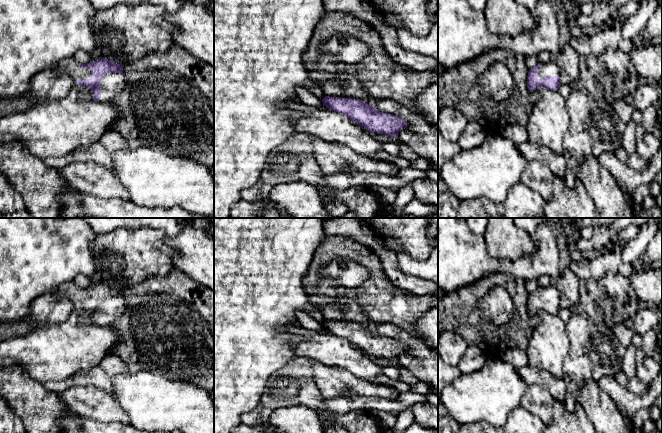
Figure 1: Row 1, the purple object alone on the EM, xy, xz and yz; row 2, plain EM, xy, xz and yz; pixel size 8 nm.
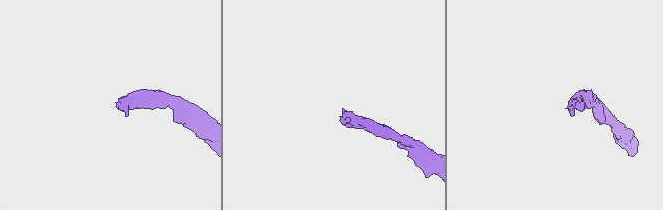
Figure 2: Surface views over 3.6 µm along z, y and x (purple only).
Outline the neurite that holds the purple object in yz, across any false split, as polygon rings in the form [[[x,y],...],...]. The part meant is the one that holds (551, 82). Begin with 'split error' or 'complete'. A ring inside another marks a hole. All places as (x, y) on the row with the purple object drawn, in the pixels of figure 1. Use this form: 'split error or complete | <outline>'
split error | [[[553,61],[538,63],[529,70],[527,76],[530,104],[534,105],[540,100],[541,95],[538,91],[540,87],[544,86],[550,90],[557,91],[560,84],[559,68]]]

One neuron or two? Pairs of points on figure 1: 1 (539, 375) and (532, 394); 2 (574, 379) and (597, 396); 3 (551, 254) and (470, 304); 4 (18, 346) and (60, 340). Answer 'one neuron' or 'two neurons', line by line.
1: two neurons
2: two neurons
3: two neurons
4: one neuron

